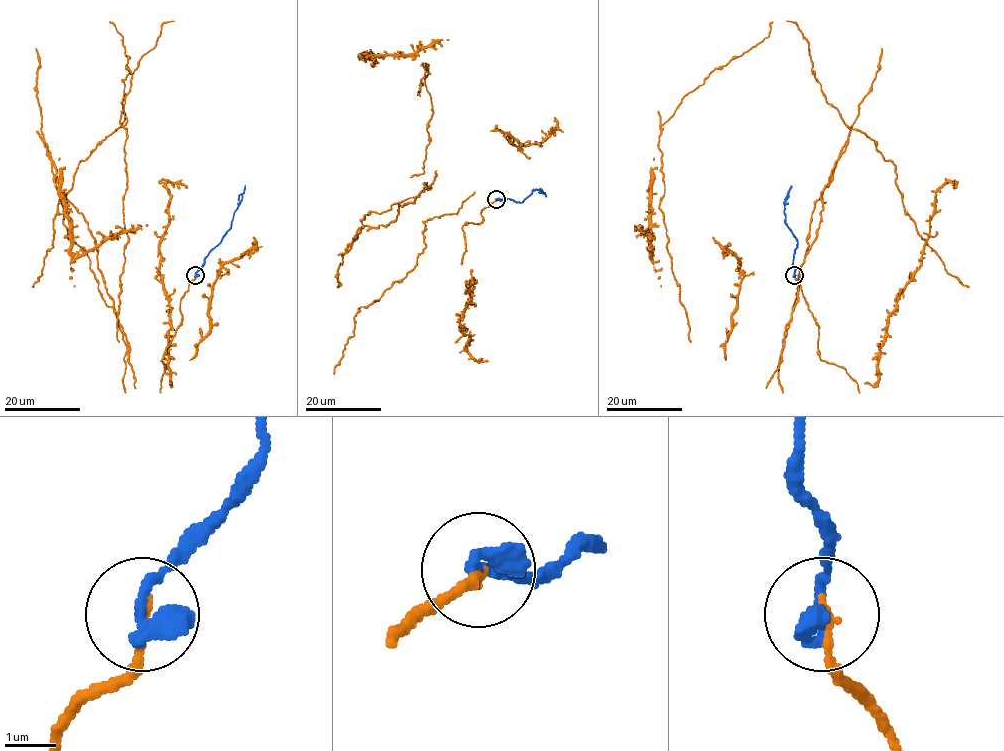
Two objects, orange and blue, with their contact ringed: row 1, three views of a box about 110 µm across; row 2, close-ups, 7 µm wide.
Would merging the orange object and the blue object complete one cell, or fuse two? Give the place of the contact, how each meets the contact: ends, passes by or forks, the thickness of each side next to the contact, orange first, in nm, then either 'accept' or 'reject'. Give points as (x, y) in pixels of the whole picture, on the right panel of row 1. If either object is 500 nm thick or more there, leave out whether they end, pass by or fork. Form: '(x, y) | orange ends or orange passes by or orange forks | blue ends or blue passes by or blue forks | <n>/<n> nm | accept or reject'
(794, 275) | orange ends | blue ends | 160/440 nm | accept

